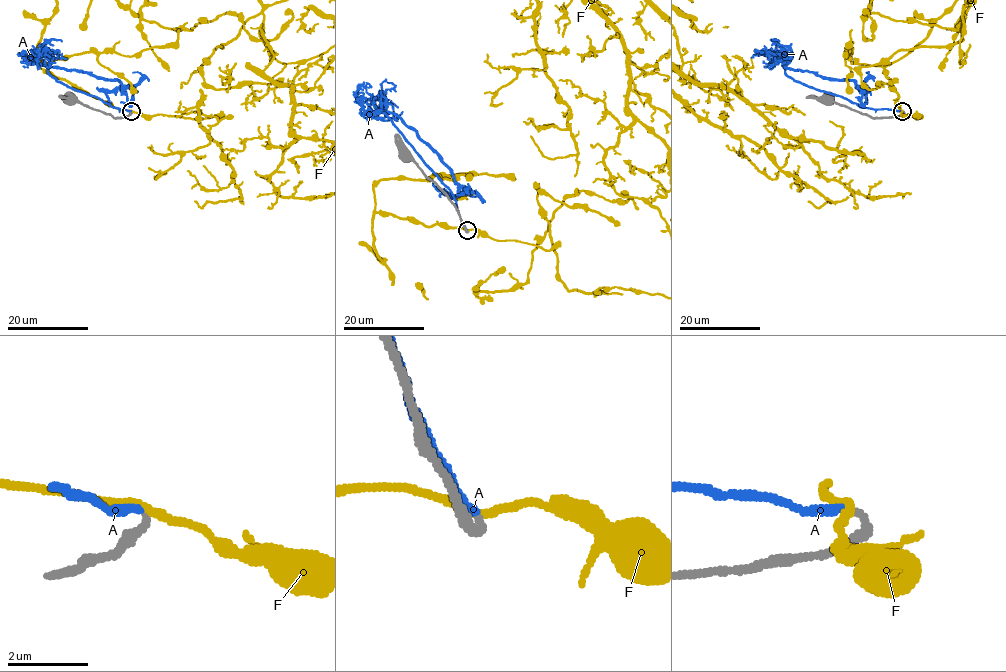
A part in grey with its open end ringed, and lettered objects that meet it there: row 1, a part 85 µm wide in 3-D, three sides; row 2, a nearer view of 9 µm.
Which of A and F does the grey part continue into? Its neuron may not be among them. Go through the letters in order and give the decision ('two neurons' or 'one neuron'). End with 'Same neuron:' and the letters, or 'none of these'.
A: one neuron
F: two neurons
Same neuron: A

